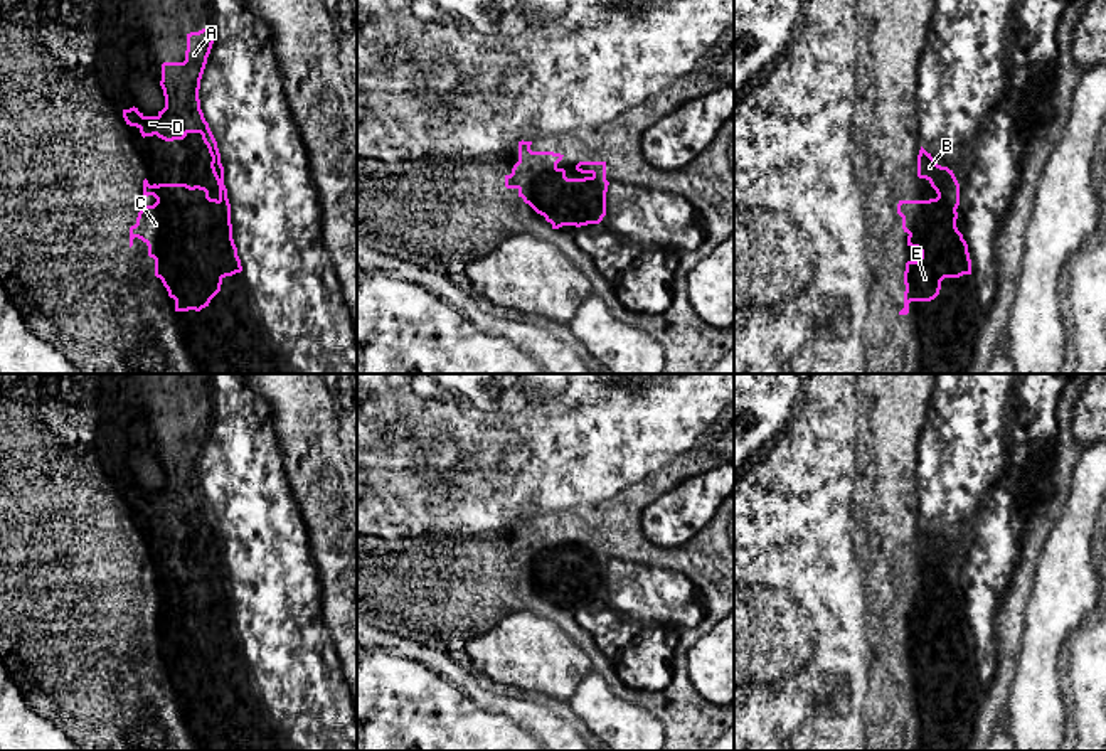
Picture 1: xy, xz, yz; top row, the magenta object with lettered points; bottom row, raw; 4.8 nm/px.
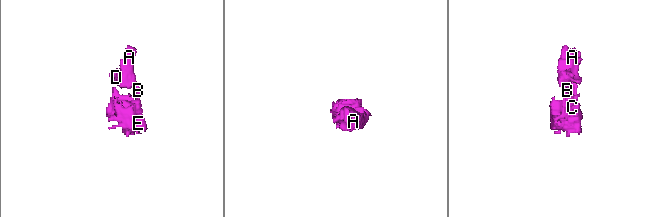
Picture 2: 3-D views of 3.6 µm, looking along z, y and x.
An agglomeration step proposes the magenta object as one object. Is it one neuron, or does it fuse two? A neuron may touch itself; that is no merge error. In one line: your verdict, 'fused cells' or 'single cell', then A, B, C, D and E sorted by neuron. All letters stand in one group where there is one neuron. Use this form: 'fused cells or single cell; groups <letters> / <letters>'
single cell; groups A B C D E

